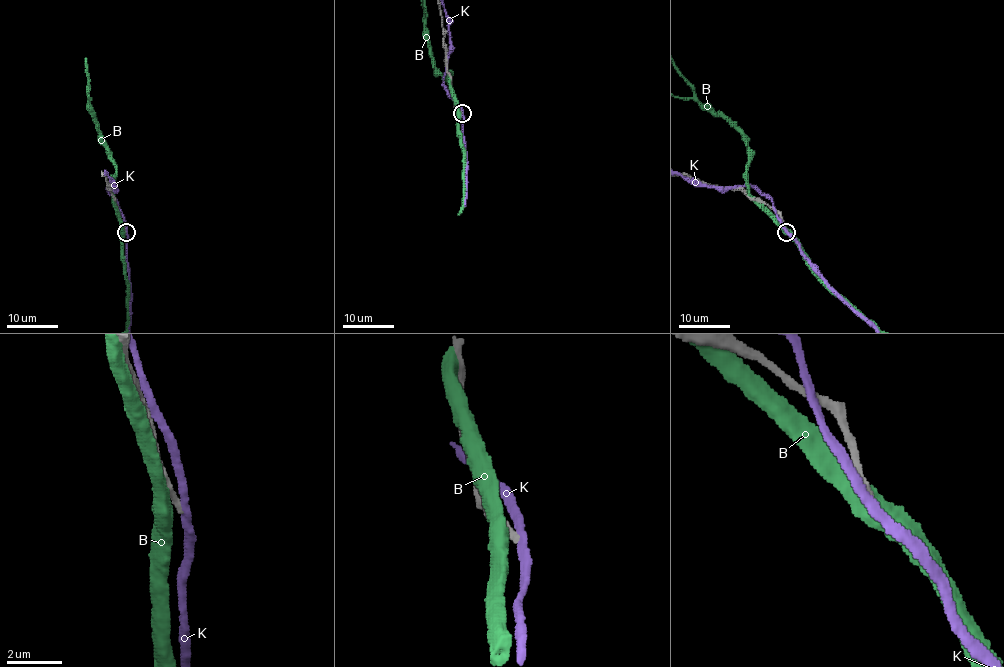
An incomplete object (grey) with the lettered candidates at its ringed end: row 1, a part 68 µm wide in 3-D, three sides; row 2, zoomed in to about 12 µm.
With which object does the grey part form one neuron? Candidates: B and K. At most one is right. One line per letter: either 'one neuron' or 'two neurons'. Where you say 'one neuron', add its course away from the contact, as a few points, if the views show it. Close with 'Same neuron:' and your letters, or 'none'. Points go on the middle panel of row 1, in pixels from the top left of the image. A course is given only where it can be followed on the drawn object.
B: two neurons
K: two neurons
Same neuron: none

